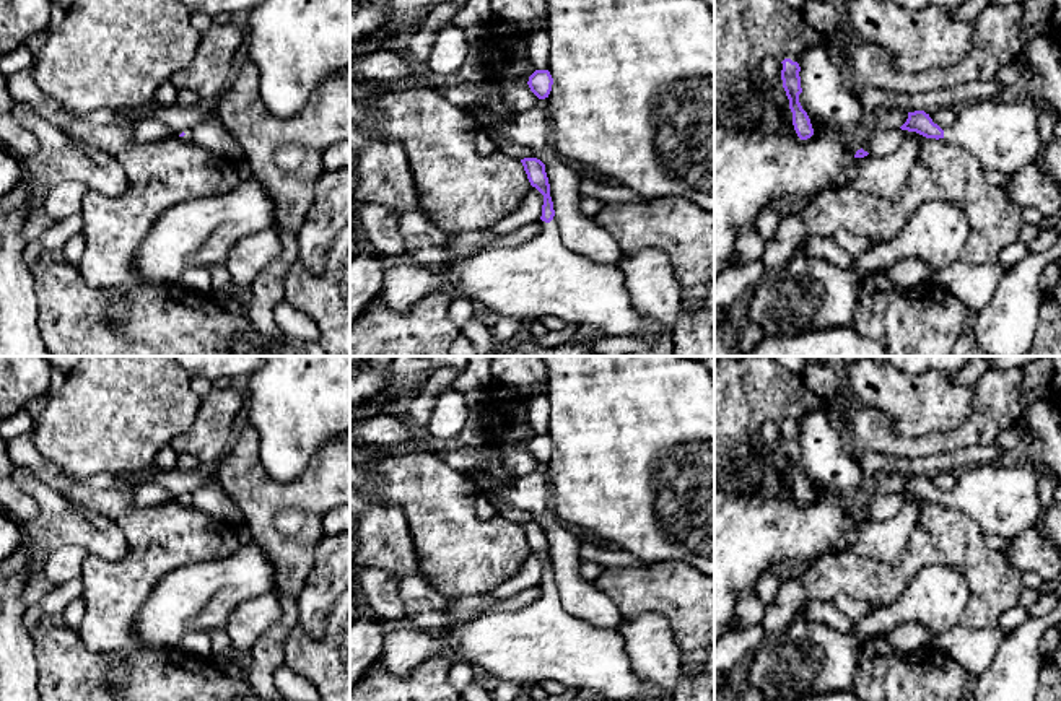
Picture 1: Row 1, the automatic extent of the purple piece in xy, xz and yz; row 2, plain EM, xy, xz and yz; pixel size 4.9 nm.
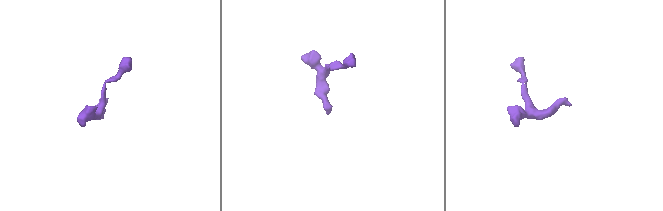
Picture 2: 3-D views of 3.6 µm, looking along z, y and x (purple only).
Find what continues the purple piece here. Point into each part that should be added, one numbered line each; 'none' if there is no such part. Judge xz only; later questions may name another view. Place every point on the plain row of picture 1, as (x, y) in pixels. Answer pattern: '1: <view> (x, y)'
1: xz (539, 643)

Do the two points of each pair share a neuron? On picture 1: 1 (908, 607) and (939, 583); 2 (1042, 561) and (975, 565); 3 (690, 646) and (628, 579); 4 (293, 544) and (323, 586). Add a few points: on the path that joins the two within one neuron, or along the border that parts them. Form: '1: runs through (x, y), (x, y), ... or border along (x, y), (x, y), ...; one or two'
1: runs through (916, 604), (931, 591); one
2: border along (1003, 553), (1022, 571); two
3: runs through (689, 626), (648, 589); one
4: border along (324, 535), (316, 545), (314, 565), (296, 597); two

